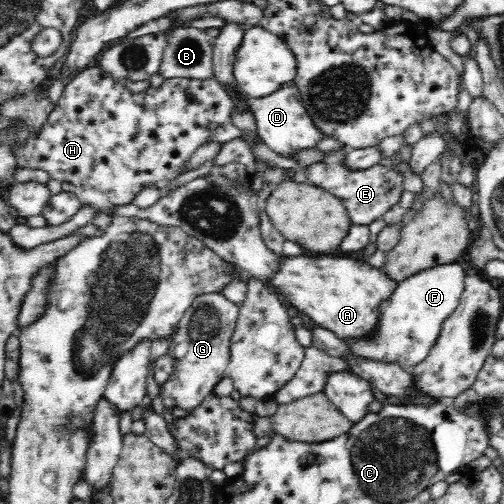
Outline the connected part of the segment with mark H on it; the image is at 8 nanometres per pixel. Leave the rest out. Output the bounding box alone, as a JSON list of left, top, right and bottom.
[15,65,234,214]

